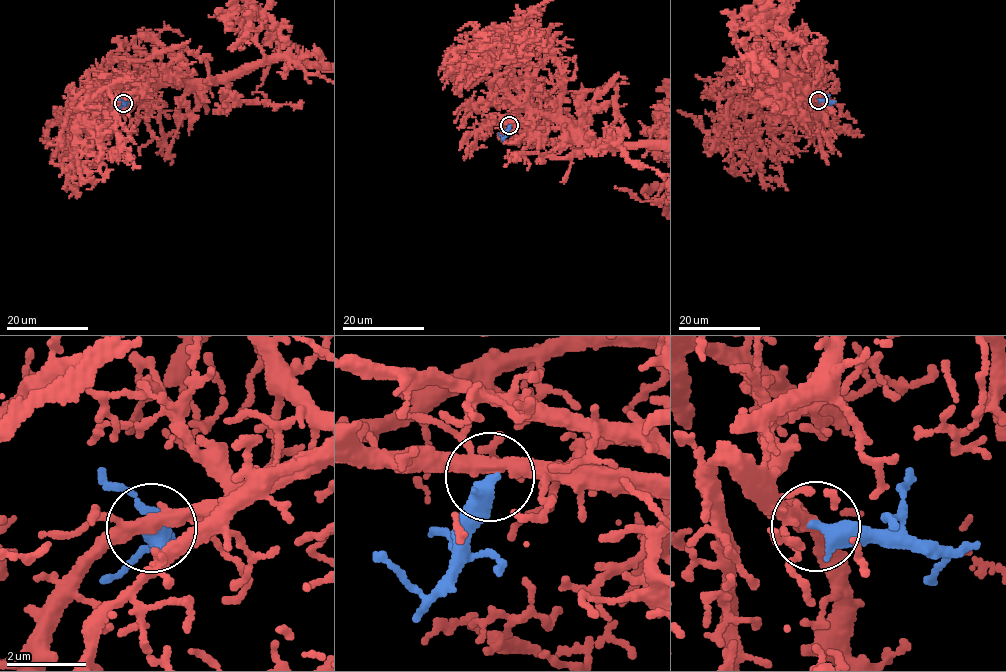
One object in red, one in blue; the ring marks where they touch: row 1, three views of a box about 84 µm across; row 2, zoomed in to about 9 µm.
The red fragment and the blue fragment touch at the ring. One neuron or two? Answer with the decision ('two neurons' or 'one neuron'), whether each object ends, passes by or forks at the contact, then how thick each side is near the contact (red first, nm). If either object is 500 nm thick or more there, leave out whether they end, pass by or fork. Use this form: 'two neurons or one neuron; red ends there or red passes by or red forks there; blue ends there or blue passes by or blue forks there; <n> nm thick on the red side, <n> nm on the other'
one neuron; red forks there; blue ends there; 300 nm thick on the red side, 480 nm on the other

